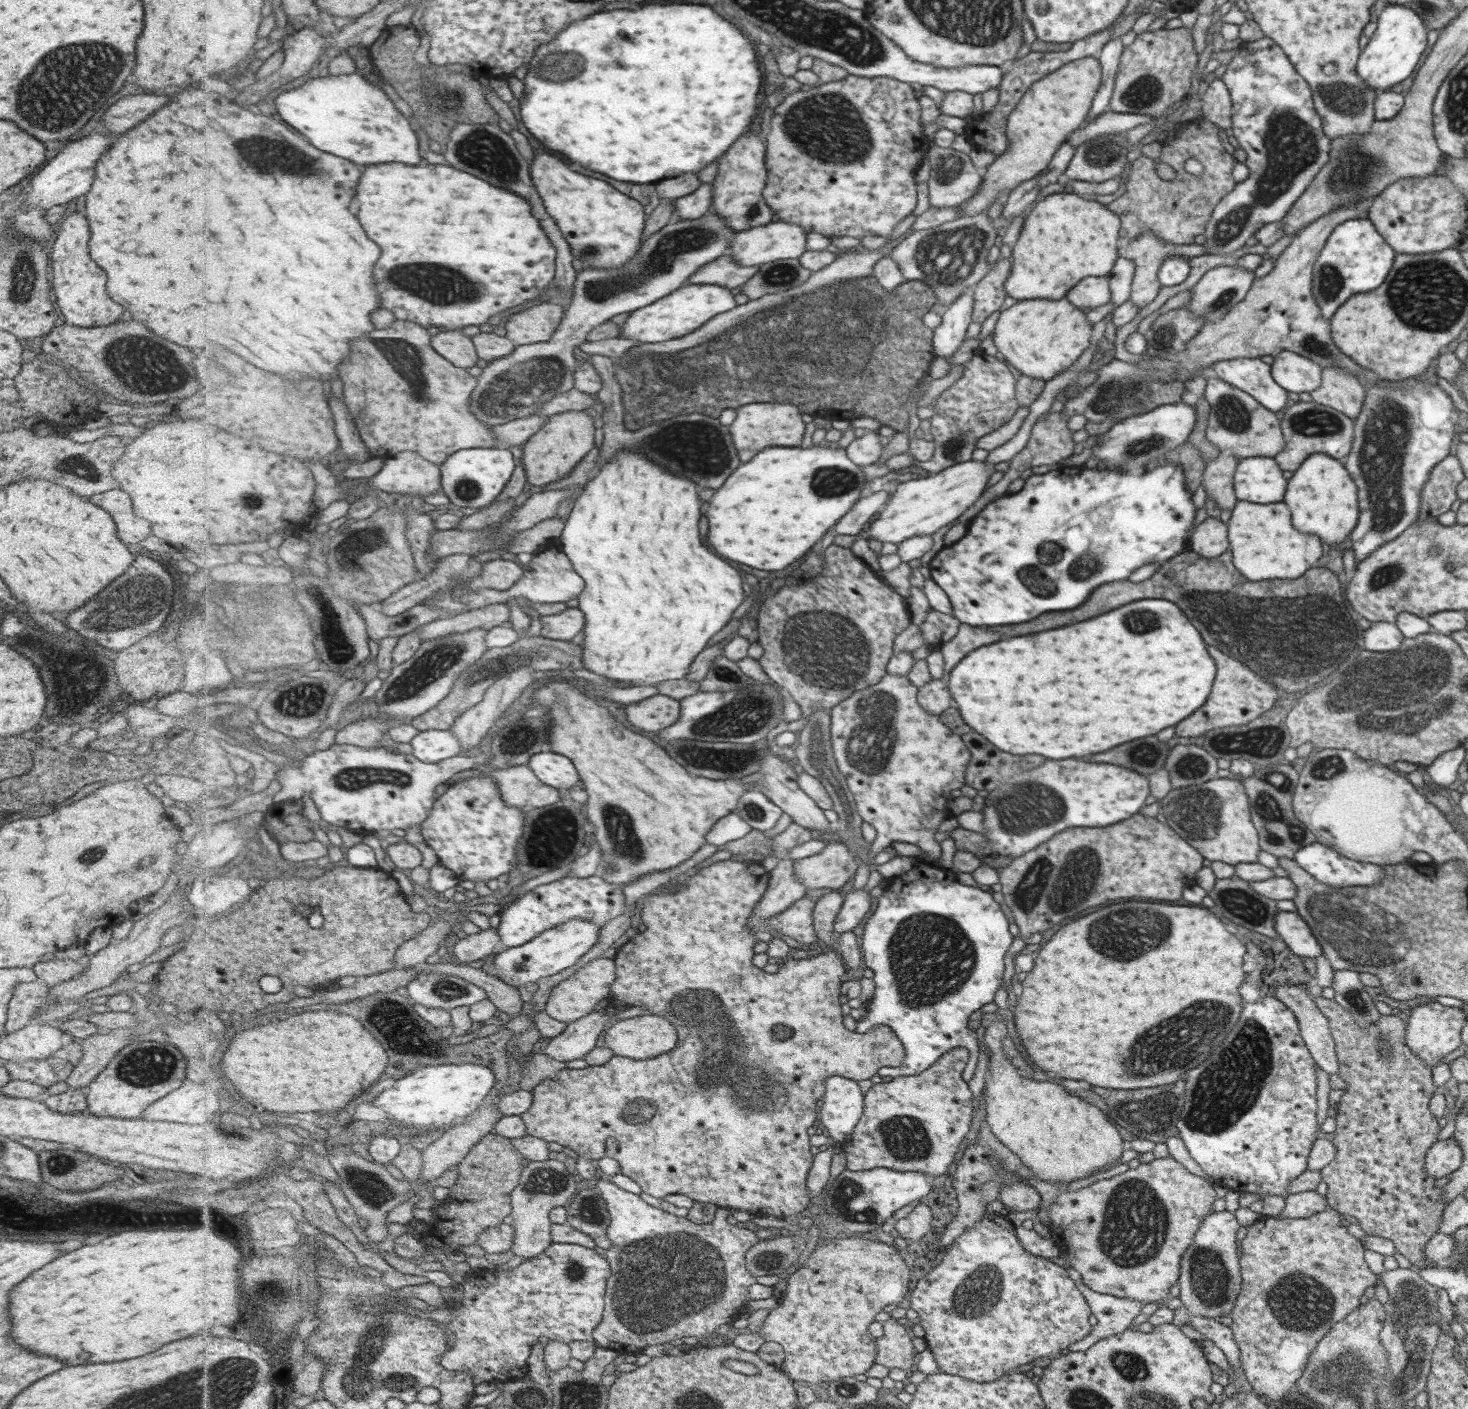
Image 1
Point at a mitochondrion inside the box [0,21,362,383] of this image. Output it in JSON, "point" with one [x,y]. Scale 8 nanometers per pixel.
{"point":[83,77]}

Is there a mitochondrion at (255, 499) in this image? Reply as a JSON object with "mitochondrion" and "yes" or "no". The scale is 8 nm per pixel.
{"mitochondrion":"yes"}

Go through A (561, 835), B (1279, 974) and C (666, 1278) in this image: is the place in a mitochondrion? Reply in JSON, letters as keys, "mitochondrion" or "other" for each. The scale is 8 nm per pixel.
{"A":"mitochondrion","B":"other","C":"mitochondrion"}

